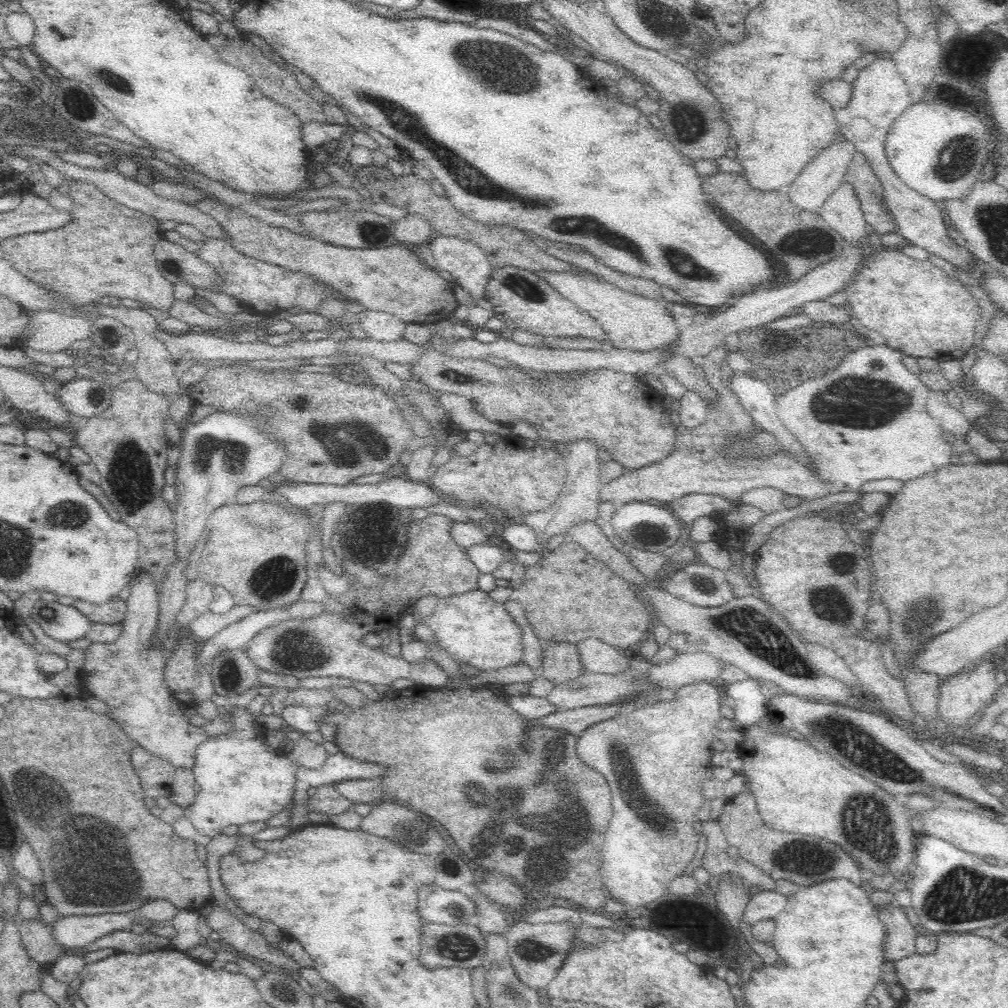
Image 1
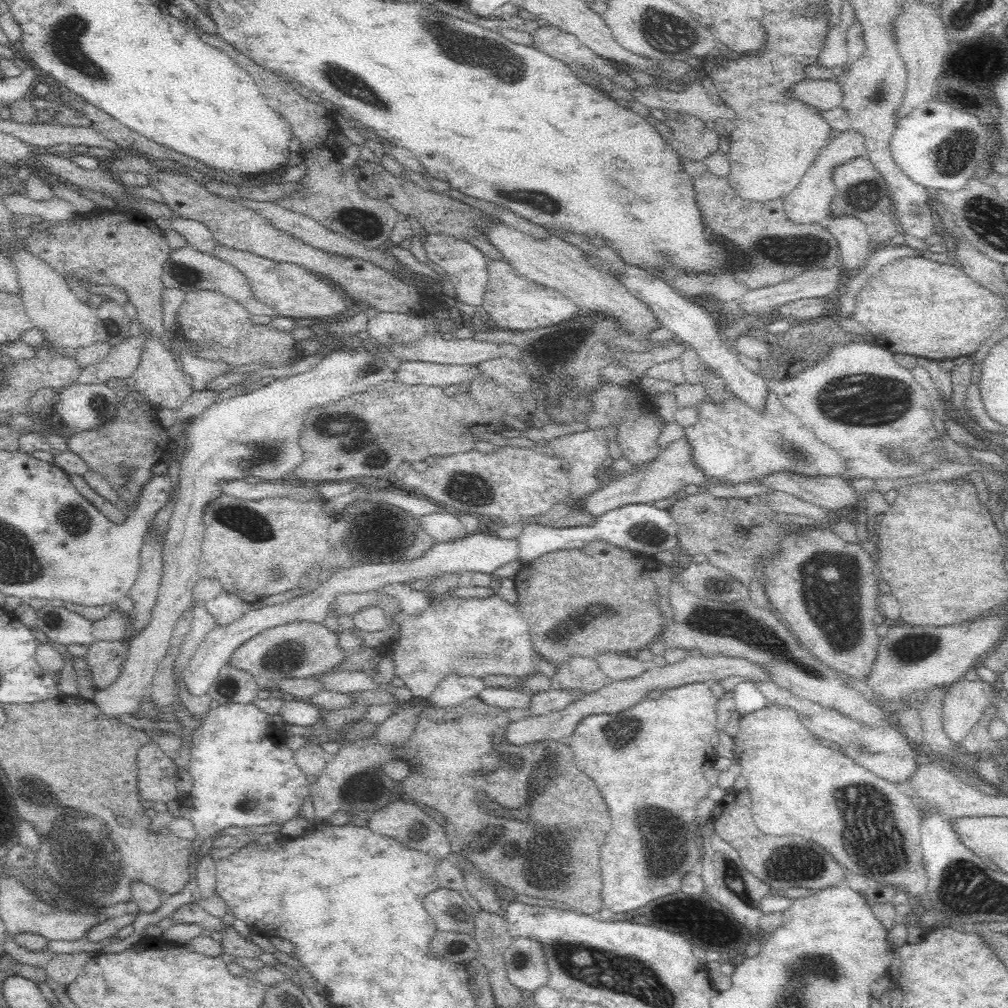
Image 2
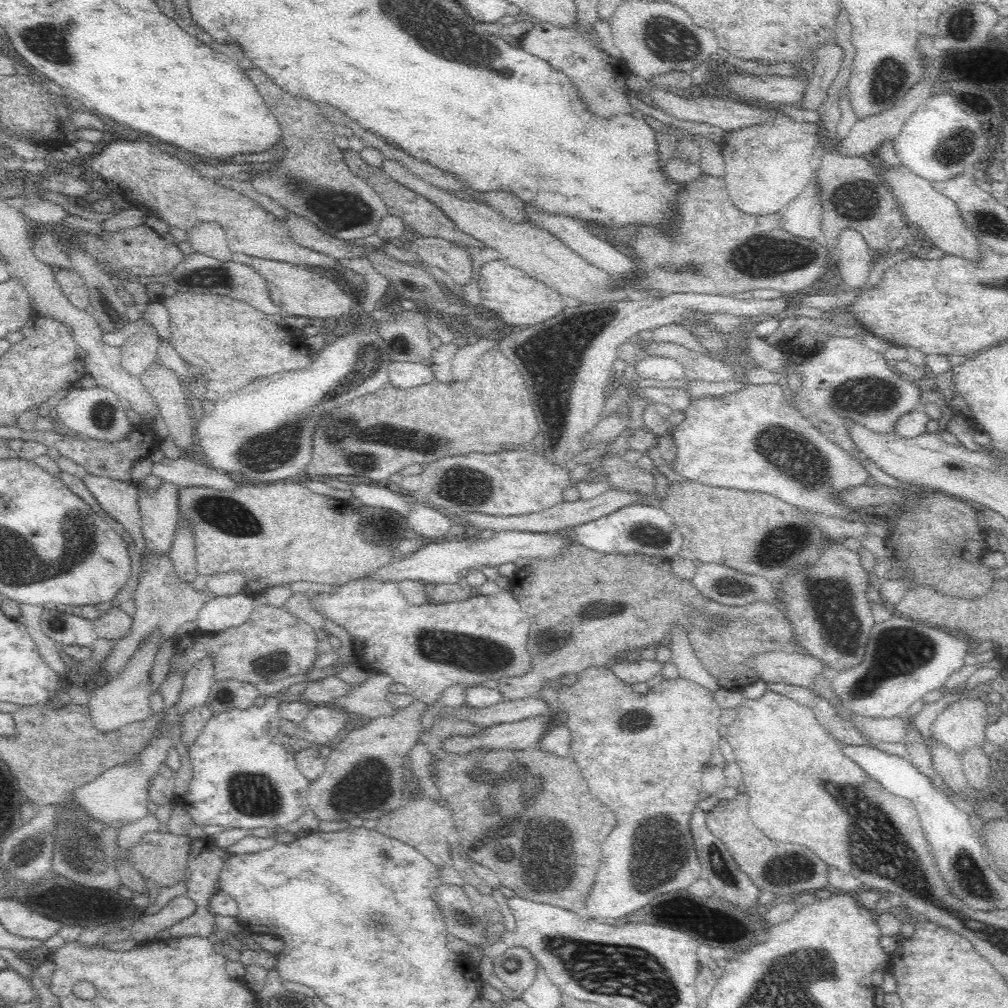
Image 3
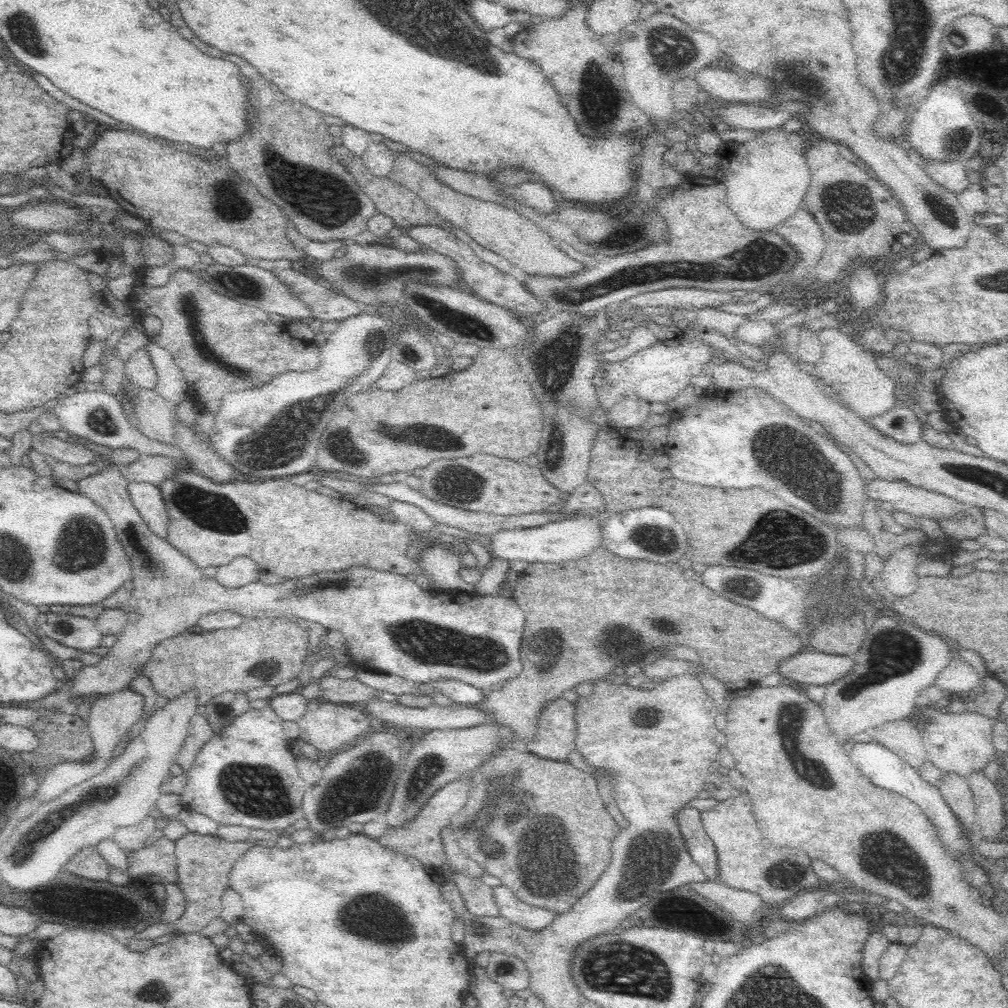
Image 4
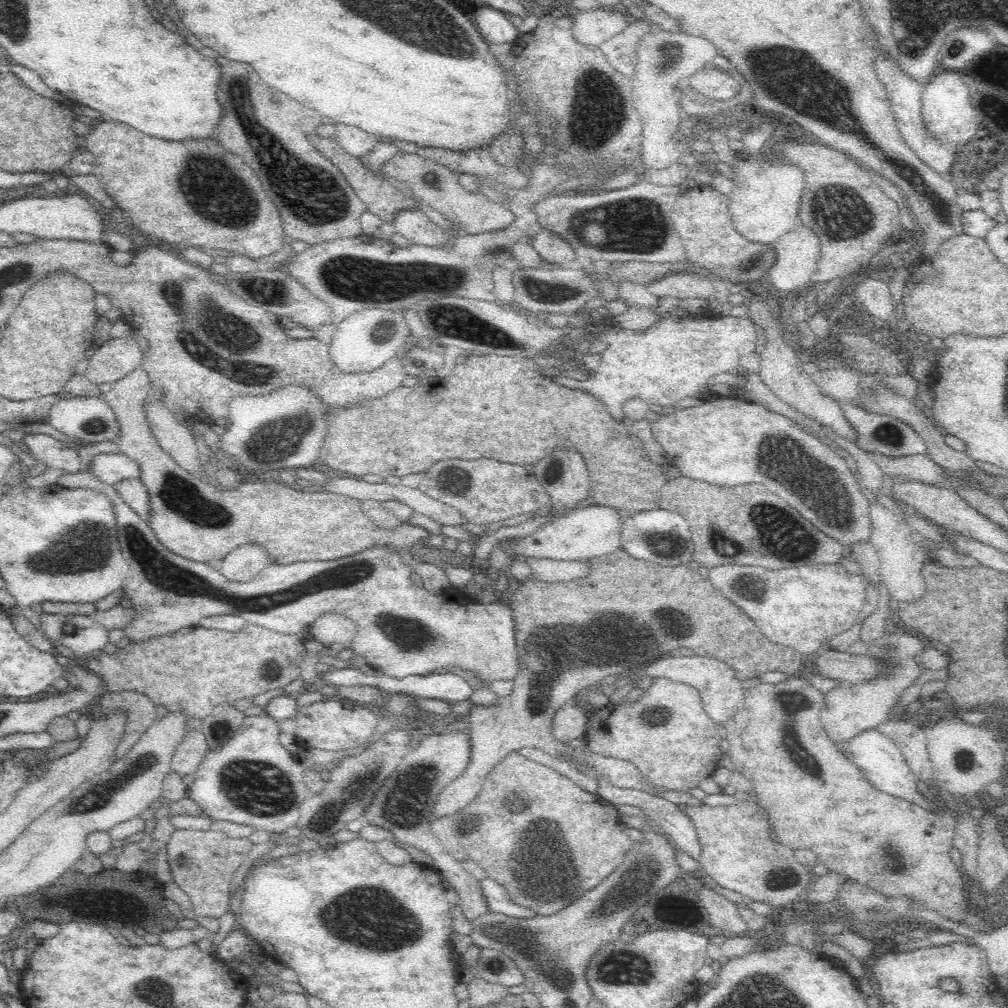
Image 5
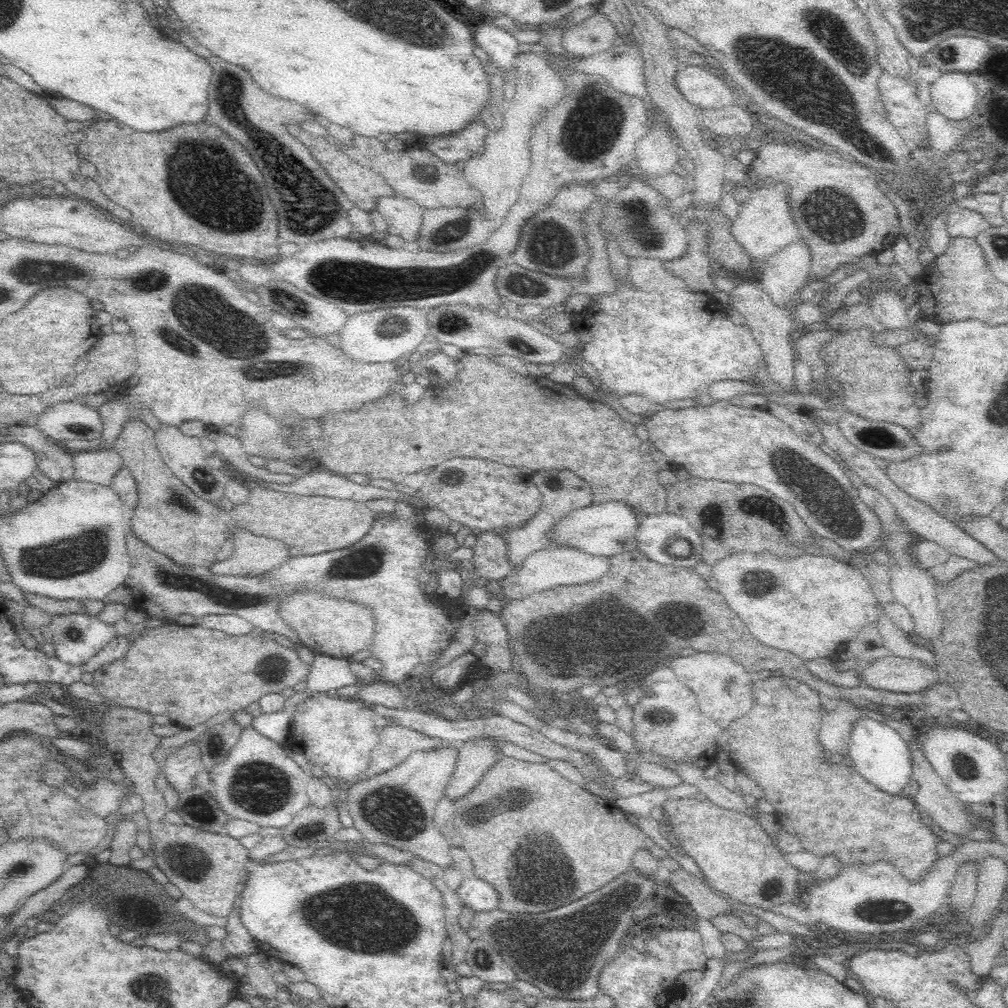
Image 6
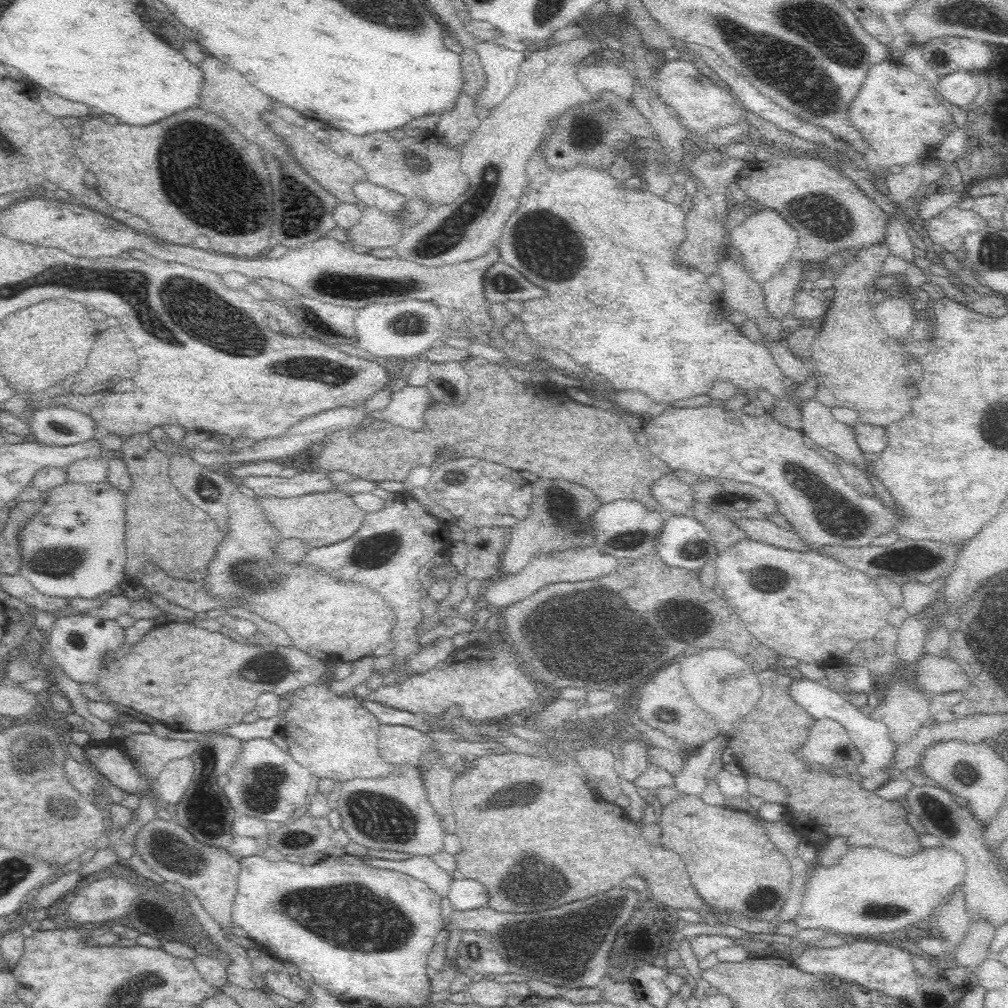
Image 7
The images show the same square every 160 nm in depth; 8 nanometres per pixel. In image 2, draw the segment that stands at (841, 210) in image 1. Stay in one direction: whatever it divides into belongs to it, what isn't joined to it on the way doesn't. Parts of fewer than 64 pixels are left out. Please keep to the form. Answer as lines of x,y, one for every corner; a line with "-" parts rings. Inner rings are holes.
842,215
828,222
828,230
836,238
840,267
846,270
859,270
868,262
868,252
872,246
866,225
854,216

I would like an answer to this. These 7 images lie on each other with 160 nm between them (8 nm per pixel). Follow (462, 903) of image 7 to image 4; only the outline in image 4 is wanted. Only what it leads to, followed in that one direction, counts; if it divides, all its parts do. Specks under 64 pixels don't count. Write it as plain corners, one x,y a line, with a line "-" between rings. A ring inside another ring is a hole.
494,886
492,890
499,914
512,923
522,926
522,929
530,931
546,929
546,926
550,925
557,916
554,911
526,904
507,886

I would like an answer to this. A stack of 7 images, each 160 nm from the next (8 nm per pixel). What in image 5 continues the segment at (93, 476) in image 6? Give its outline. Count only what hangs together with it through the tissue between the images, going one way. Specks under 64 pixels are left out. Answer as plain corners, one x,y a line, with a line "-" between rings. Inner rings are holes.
98,454
94,456
86,474
96,476
101,484
116,485
122,480
137,478
140,475
138,464
124,454

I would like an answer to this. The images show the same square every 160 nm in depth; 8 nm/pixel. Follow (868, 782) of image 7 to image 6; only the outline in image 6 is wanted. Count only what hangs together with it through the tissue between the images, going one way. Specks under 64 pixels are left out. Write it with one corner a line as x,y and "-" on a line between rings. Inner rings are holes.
865,711
865,714
852,724
852,728
849,755
854,770
880,790
892,795
902,795
902,788
912,778
913,766
908,745
900,737
901,734
885,725
882,720
877,721
869,711

